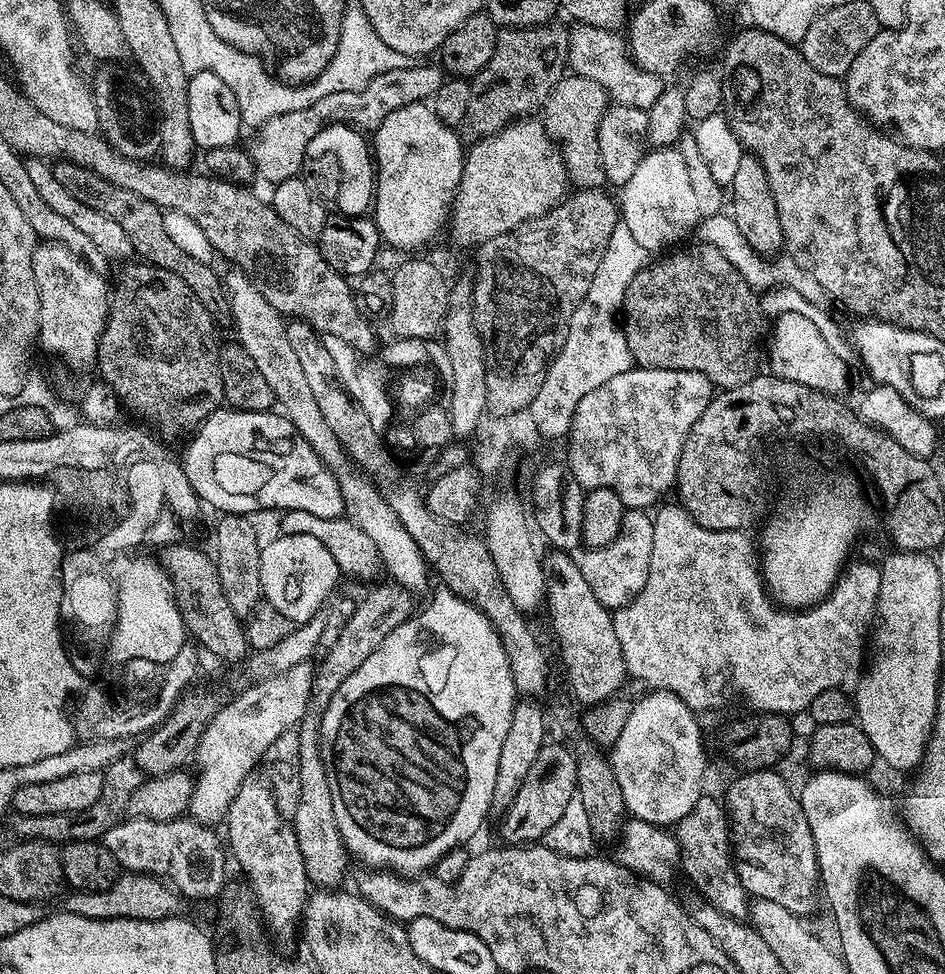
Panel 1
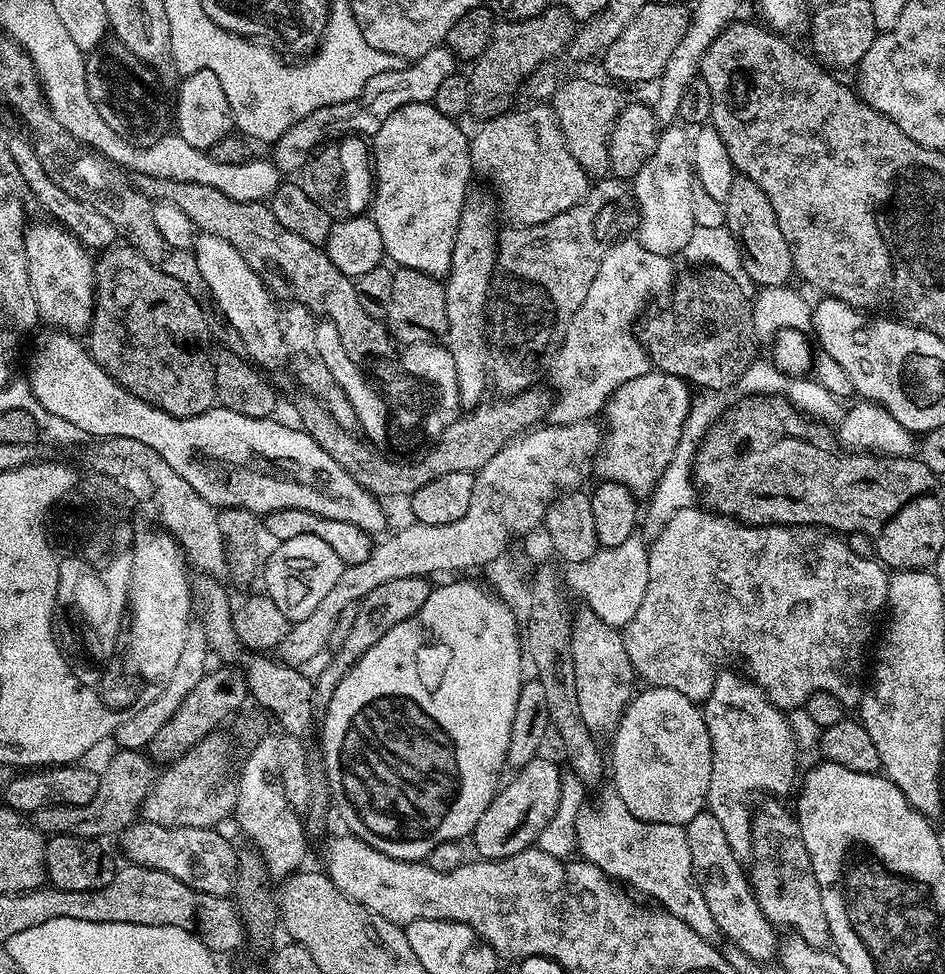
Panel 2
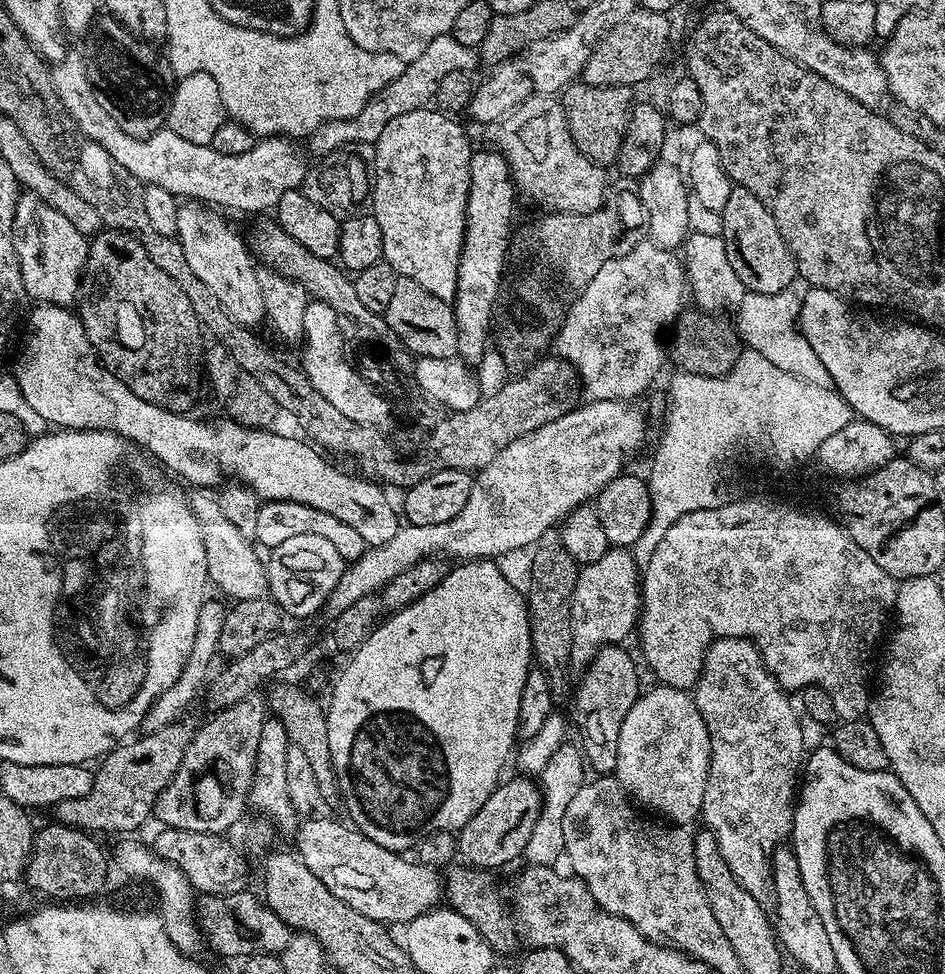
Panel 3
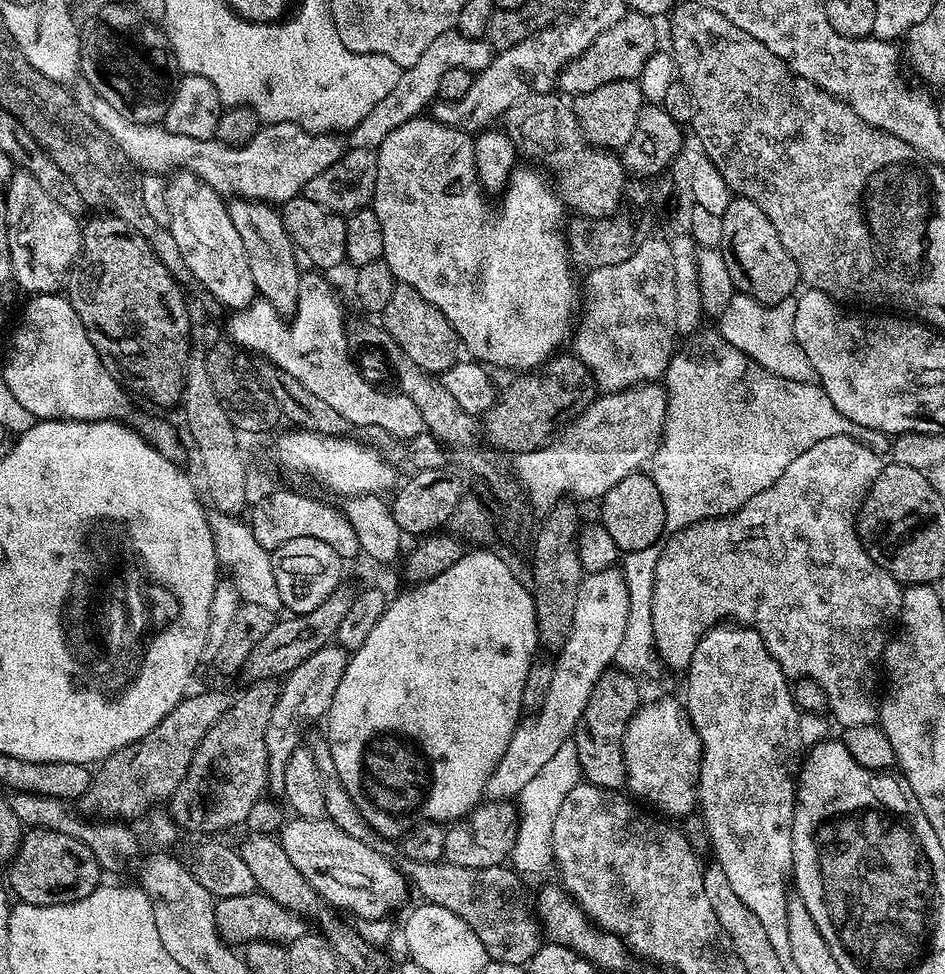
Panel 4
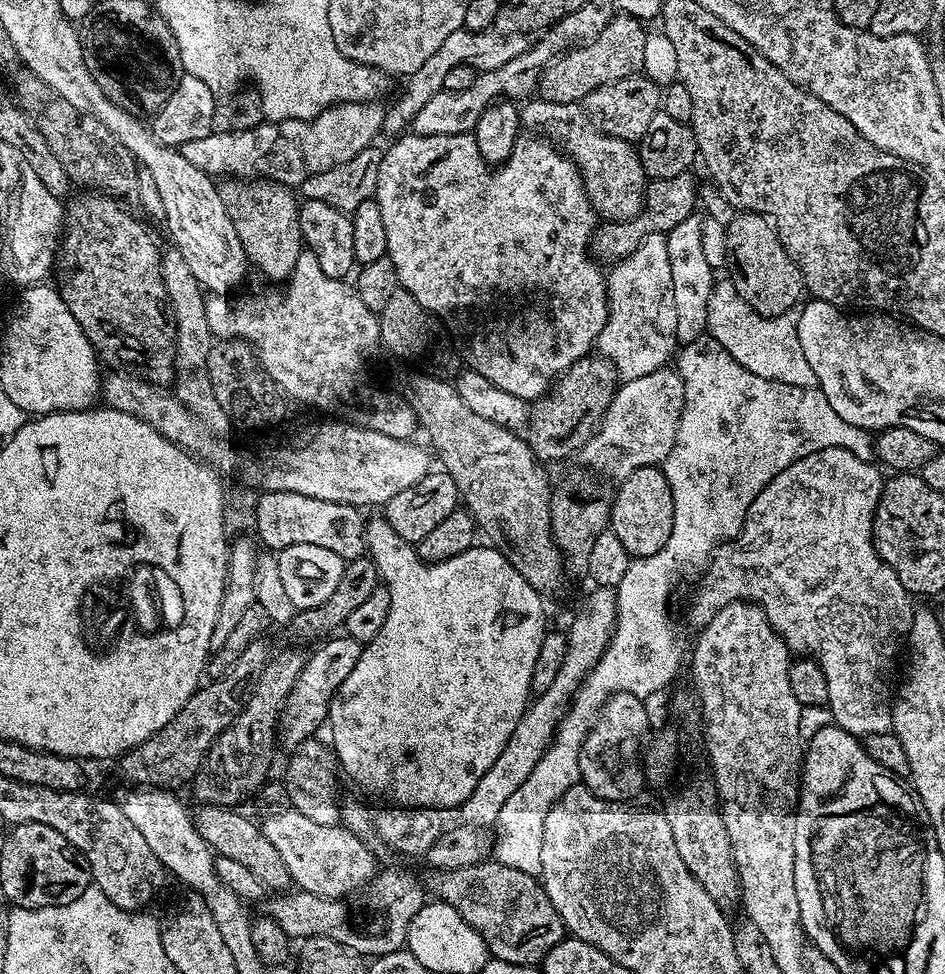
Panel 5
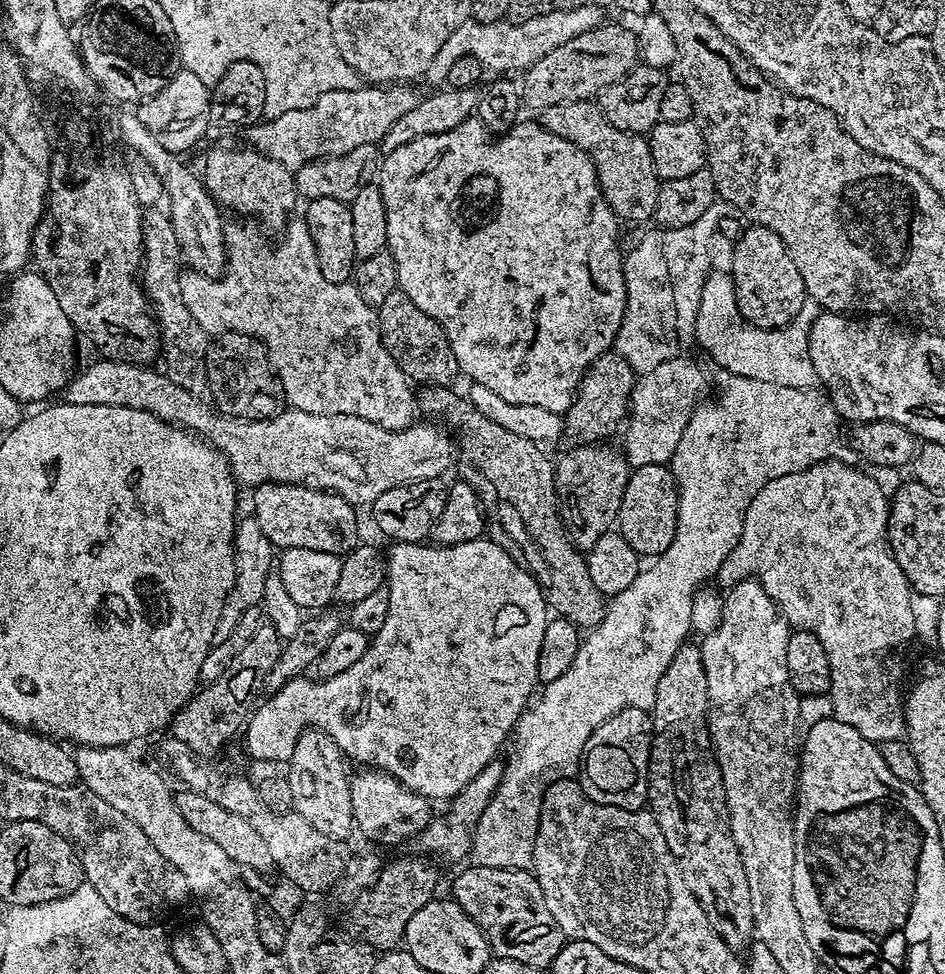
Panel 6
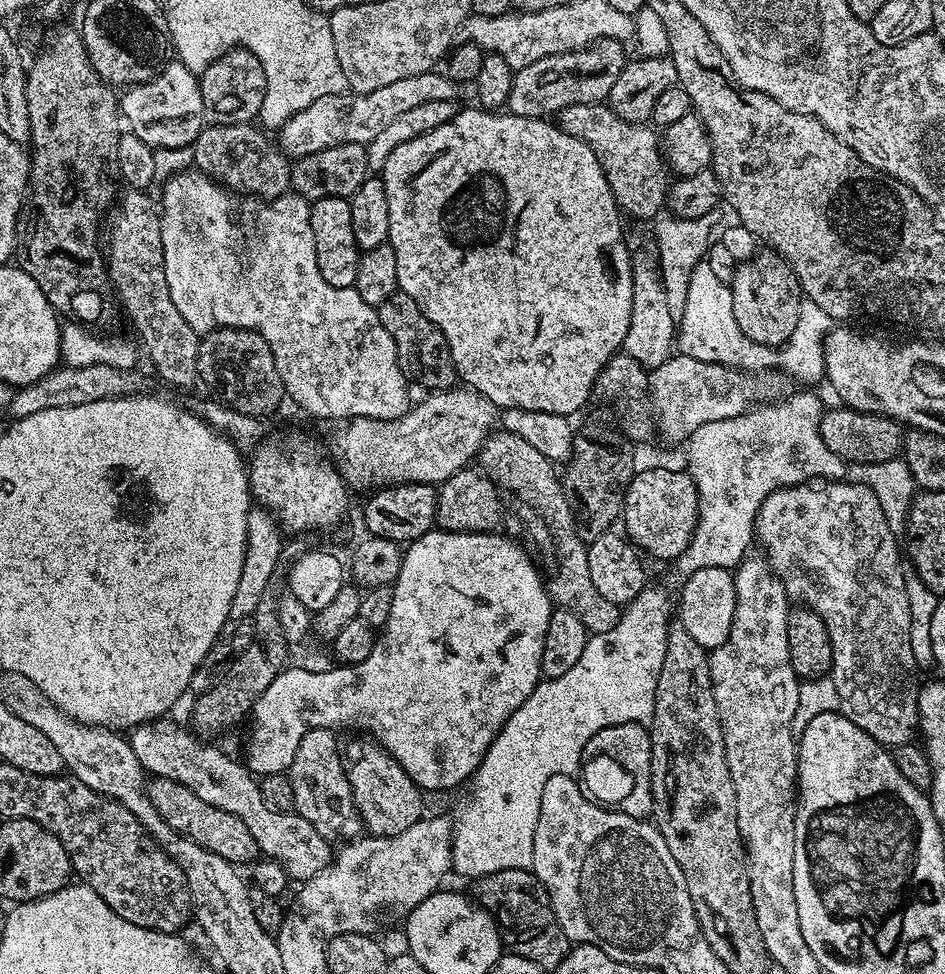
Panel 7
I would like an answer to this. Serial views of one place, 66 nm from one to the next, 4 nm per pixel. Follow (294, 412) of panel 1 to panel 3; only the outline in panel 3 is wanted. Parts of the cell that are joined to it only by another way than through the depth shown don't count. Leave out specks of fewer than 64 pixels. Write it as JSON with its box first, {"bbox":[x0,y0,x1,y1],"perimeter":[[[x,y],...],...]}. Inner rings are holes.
{"bbox":[175,202,266,330],"perimeter":[[[203,202],[181,203],[175,239],[182,246],[182,254],[186,254],[186,262],[190,262],[194,274],[198,274],[198,282],[206,282],[214,298],[222,302],[222,310],[230,314],[234,323],[245,330],[252,330],[256,328],[255,324],[263,325],[266,320],[262,289],[258,287],[257,265],[246,240],[218,215]]]}

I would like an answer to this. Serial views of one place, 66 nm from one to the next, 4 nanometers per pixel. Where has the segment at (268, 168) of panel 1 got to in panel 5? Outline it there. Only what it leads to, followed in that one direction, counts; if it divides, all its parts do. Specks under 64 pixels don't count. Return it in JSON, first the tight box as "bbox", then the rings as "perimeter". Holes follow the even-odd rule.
{"bbox":[383,27,530,138],"perimeter":[[[465,27],[459,28],[457,32],[450,34],[450,38],[446,38],[446,42],[442,42],[442,46],[438,46],[438,50],[434,50],[434,54],[430,54],[430,58],[426,58],[422,70],[407,77],[405,84],[408,85],[405,86],[404,93],[393,102],[392,108],[390,104],[384,113],[383,135],[388,135],[388,138],[399,137],[411,125],[414,114],[422,110],[423,104],[428,99],[434,98],[434,94],[444,91],[446,74],[454,70],[454,66],[468,64],[475,68],[477,73],[498,70],[498,66],[506,66],[506,62],[510,62],[516,56],[521,56],[528,47],[530,47],[528,36],[501,36],[495,30],[470,32]]]}

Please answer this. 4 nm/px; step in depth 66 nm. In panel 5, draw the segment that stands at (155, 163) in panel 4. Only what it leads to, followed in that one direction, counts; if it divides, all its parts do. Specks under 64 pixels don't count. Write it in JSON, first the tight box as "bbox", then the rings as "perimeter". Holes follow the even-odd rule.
{"bbox":[179,102,385,186],"perimeter":[[[346,102],[334,104],[313,120],[277,120],[254,126],[245,132],[211,132],[206,138],[194,138],[194,142],[179,145],[180,152],[192,165],[198,166],[213,178],[263,178],[279,184],[301,186],[311,175],[349,162],[356,154],[374,144],[384,127],[385,105],[380,102]]]}

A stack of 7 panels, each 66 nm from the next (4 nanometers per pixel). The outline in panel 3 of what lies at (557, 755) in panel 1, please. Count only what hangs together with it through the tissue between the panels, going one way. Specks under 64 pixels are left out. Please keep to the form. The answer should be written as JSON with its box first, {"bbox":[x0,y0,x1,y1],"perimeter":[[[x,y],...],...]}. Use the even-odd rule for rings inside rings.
{"bbox":[458,774,542,870],"perimeter":[[[524,774],[517,777],[517,780],[505,779],[490,798],[482,802],[482,810],[478,810],[466,826],[458,829],[459,855],[471,867],[497,870],[503,864],[524,856],[526,842],[530,842],[530,834],[534,834],[534,826],[540,817],[542,792],[535,779]]]}

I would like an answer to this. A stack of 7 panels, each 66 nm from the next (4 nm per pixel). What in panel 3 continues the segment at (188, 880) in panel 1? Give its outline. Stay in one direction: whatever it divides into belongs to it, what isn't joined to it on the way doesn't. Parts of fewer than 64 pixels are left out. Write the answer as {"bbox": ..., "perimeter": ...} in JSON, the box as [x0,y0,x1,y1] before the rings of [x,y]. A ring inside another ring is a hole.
{"bbox":[154,828,248,896],"perimeter":[[[164,828],[156,836],[154,851],[157,856],[172,863],[186,876],[197,893],[206,896],[234,894],[245,891],[248,876],[244,873],[245,857],[236,851],[223,835],[214,832],[195,832]]]}

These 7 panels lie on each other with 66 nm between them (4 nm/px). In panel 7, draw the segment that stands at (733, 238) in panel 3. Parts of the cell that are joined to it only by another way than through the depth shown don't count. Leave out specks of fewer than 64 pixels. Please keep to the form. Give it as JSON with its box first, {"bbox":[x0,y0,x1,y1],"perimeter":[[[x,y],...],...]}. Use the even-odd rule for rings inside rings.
{"bbox":[730,250,802,349],"perimeter":[[[760,250],[748,260],[737,263],[730,287],[737,328],[746,337],[777,349],[788,341],[790,334],[794,334],[802,293],[794,270],[781,256],[771,250]]]}

